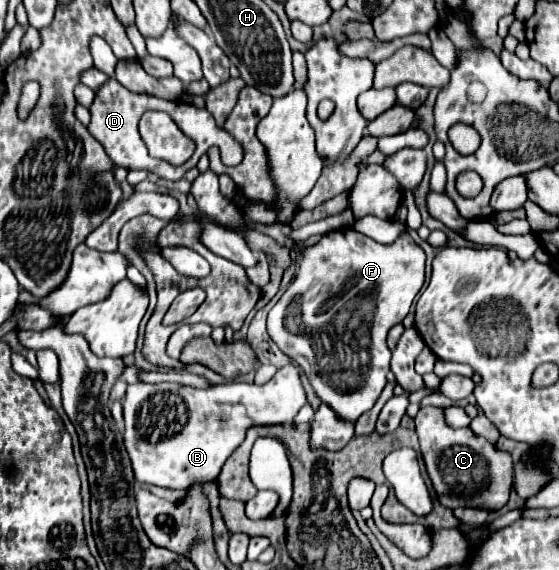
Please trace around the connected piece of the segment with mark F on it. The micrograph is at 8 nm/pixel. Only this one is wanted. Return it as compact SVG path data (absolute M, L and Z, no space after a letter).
M331 231L323 235L317 245L305 251L293 283L269 311L269 337L303 369L319 399L329 405L339 419L355 423L375 405L387 385L385 375L389 373L391 359L391 351L385 343L387 331L407 317L423 281L425 253L409 233L403 233L391 245L381 245L357 231Z

